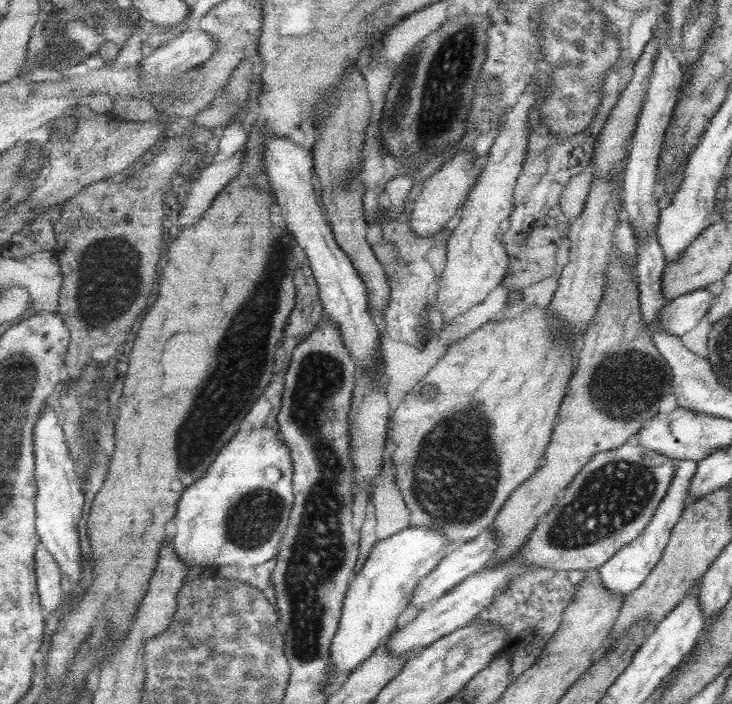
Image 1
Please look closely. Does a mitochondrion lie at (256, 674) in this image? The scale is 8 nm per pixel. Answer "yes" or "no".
yes

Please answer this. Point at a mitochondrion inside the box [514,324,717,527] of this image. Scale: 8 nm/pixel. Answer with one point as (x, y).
(622, 386)

